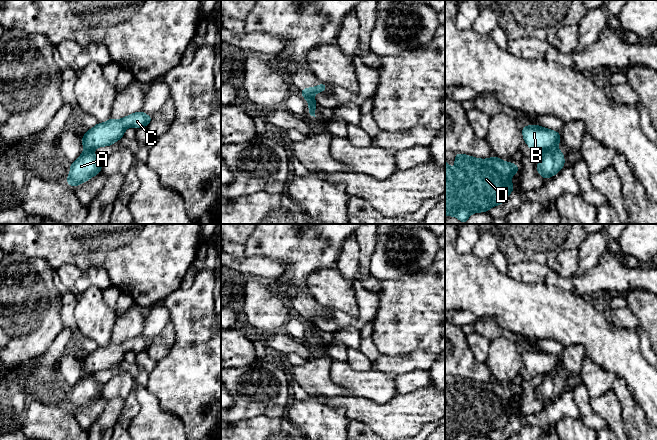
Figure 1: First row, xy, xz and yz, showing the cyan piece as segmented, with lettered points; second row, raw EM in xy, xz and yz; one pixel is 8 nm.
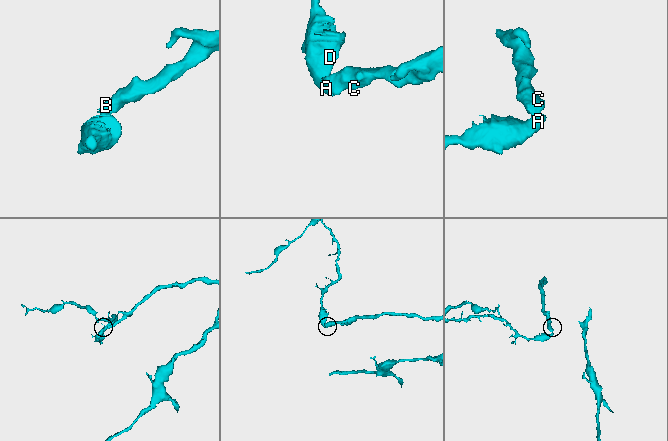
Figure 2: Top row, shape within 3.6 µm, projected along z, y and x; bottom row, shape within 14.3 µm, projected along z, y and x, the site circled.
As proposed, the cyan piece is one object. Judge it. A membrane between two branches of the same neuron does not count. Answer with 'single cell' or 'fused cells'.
fused cells

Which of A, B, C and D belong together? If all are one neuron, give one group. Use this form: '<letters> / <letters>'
A D / B C

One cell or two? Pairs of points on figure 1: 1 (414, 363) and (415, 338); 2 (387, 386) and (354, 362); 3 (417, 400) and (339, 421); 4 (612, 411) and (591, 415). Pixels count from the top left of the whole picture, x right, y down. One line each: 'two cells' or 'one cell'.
1: two cells
2: two cells
3: two cells
4: two cells

